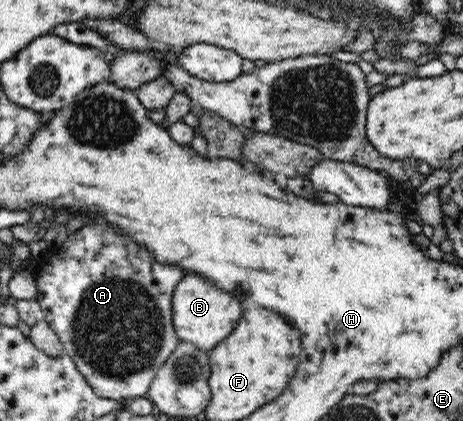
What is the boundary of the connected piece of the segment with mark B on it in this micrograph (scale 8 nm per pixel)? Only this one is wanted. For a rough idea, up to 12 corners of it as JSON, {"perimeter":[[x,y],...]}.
{"perimeter":[[186,272],[172,295],[181,341],[211,350],[242,317],[236,297]]}

